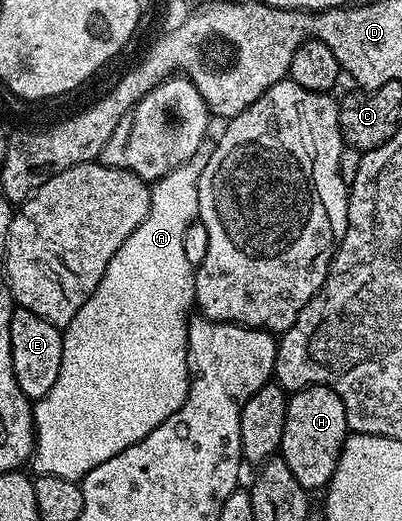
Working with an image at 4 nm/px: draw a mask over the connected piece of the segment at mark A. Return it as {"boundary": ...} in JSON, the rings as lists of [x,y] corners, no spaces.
{"boundary":[[[209,143],[202,144],[200,150],[196,150],[196,154],[192,154],[192,158],[188,158],[188,162],[176,166],[176,170],[172,170],[166,176],[153,181],[150,190],[150,209],[144,218],[144,222],[140,222],[140,226],[136,226],[136,230],[132,230],[132,234],[126,239],[124,246],[120,246],[120,250],[116,250],[112,262],[108,262],[108,270],[104,270],[96,290],[87,298],[84,306],[80,306],[80,310],[76,310],[72,322],[65,325],[62,334],[60,374],[56,378],[56,386],[52,386],[52,390],[48,390],[48,394],[44,394],[44,398],[36,401],[32,408],[34,413],[32,465],[34,464],[35,469],[33,471],[35,473],[80,482],[92,470],[96,470],[96,466],[100,466],[100,462],[108,462],[108,458],[116,458],[116,454],[128,450],[128,446],[148,438],[148,434],[152,434],[152,430],[156,430],[156,426],[160,426],[165,420],[172,418],[172,414],[176,414],[176,410],[180,410],[180,406],[184,406],[186,395],[190,389],[188,321],[192,316],[190,307],[193,309],[196,304],[194,299],[196,268],[195,265],[188,262],[188,257],[184,255],[184,230],[189,224],[198,220],[198,183],[204,166],[208,166],[210,149],[211,145]]]}

